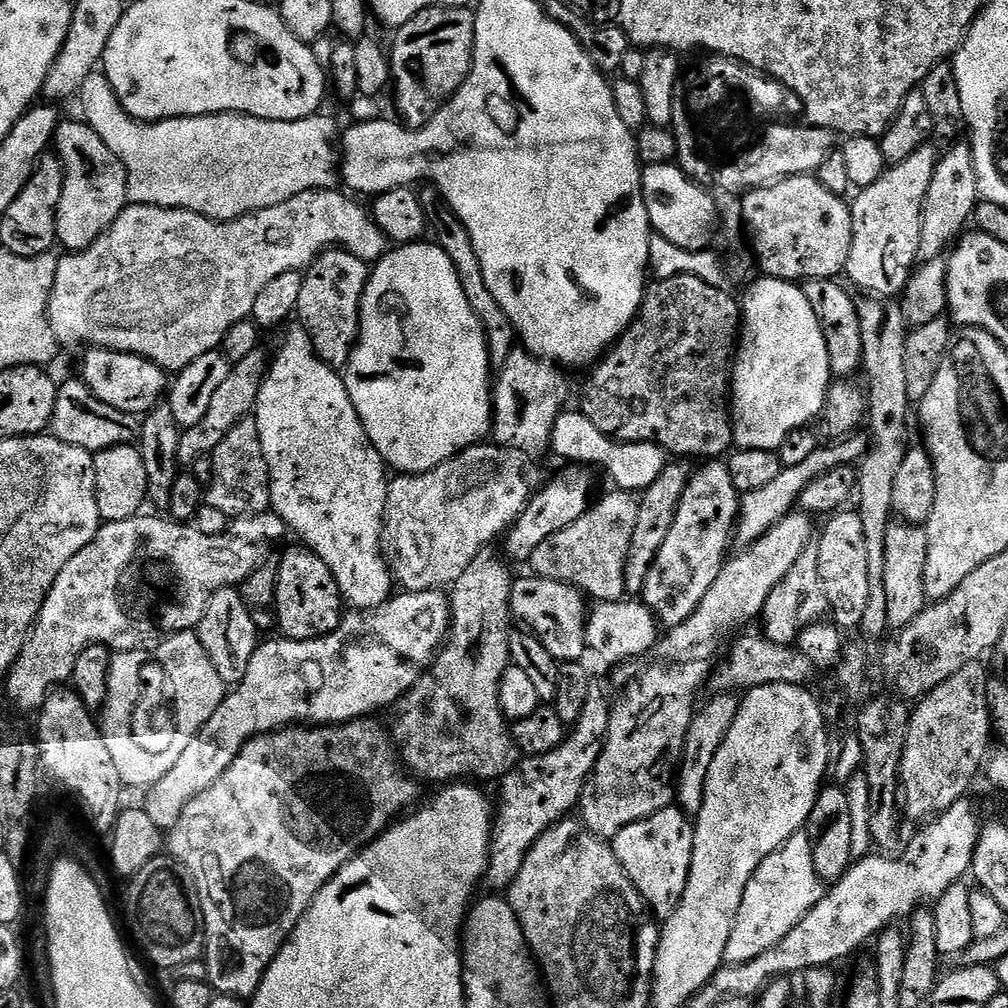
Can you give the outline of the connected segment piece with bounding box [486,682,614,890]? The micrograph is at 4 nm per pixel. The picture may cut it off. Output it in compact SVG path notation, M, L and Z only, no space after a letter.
M592 683L590 694L586 698L586 707L582 710L582 718L578 718L578 722L571 725L570 731L557 748L550 750L548 754L524 756L513 766L512 771L506 773L499 781L500 804L498 800L498 807L495 809L492 822L492 847L486 871L487 882L500 888L496 890L507 890L512 885L514 878L518 876L518 870L522 868L522 862L526 860L526 854L530 854L534 842L538 842L538 838L542 838L542 834L546 834L548 828L577 811L582 790L594 766L598 766L598 758L602 758L602 750L608 741L614 700L613 697L608 697L609 685L605 684Z

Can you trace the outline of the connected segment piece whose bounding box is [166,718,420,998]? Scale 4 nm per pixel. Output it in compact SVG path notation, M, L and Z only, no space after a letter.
M361 718L327 726L289 726L280 728L277 732L255 736L246 742L246 746L242 746L238 758L230 762L226 774L222 774L222 778L218 778L214 786L202 790L188 803L182 810L182 818L178 818L178 822L167 833L166 848L174 859L181 860L186 870L190 870L196 883L204 921L202 959L208 966L207 981L217 993L241 998L250 998L256 993L270 962L274 962L274 958L280 953L280 948L288 940L288 935L292 933L294 926L298 926L310 902L314 902L318 890L322 890L322 886L326 886L326 882L330 882L330 878L334 878L334 874L338 874L338 870L342 870L342 866L346 866L346 862L357 852L362 851L367 844L371 844L390 827L393 821L403 817L417 803L415 800L420 796L420 788L416 785L415 779L417 780L417 777L409 774L405 765L398 759L398 752L389 729L385 725L383 728L376 718Z

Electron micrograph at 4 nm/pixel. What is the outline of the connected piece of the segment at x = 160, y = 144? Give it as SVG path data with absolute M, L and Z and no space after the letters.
M100 70L90 74L90 78L86 78L86 82L82 82L78 103L80 103L81 110L84 111L82 113L84 123L92 127L94 134L98 134L98 138L102 138L102 142L106 142L106 146L110 146L110 150L119 158L122 166L127 170L128 198L133 204L149 204L150 206L162 206L163 208L185 208L191 212L202 214L211 220L233 220L263 208L278 206L306 190L336 188L338 184L338 128L336 132L335 122L330 117L324 116L325 114L307 116L301 120L263 120L253 116L221 112L218 116L174 116L167 120L153 120L151 122L135 120L118 102L108 77Z

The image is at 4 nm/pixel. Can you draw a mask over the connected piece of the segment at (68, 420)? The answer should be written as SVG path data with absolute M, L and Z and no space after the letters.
M79 378L61 383L56 389L50 432L70 446L85 448L95 454L114 446L136 444L140 438L141 423L139 416L131 416L122 410L114 410L114 406L106 406L106 402L99 400Z

